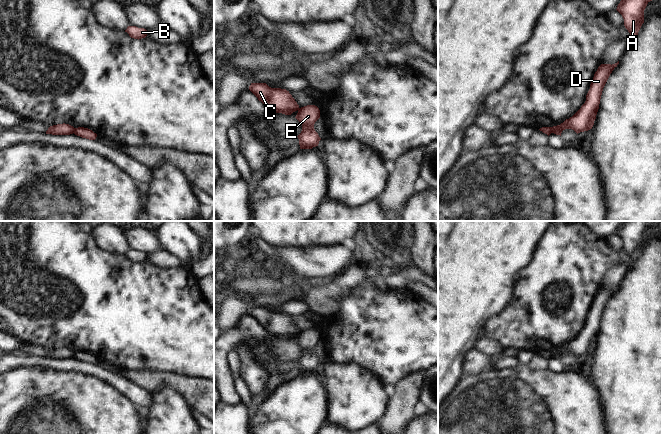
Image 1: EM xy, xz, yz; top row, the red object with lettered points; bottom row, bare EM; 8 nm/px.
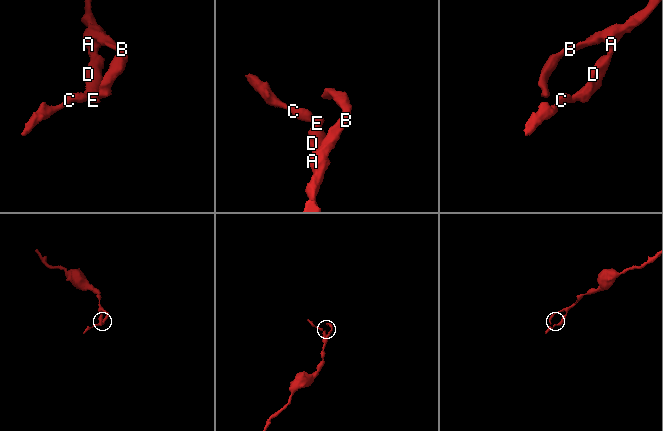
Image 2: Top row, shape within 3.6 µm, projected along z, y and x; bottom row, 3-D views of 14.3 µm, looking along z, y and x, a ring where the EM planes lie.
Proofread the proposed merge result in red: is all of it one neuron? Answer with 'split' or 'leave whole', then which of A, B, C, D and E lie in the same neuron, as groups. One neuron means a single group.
split; A B D E / C

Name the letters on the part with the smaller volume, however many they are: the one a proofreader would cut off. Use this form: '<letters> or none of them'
C

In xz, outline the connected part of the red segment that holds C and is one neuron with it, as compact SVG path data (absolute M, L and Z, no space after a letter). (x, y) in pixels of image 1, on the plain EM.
M251 307L249 314L270 335L291 339L299 333L299 329L286 313L271 312L266 307Z

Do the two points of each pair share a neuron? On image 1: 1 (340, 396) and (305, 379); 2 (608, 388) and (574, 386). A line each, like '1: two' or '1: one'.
1: two
2: two

